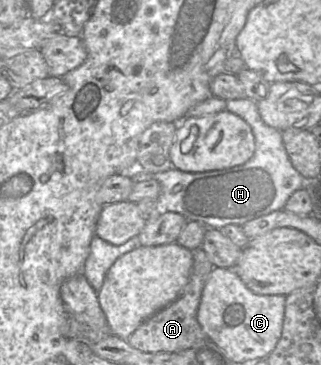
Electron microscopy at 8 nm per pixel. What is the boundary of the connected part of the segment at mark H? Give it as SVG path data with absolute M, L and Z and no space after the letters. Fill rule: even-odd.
M247 97L227 100L226 110L240 116L252 129L255 138L255 152L246 163L228 169L201 173L183 172L177 168L164 172L148 173L137 161L131 167L123 170L120 175L131 178L133 182L157 180L161 186L161 191L156 202L157 208L162 213L176 212L184 216L187 221L197 221L212 229L221 229L230 224L242 226L250 220L282 210L289 197L296 190L301 189L304 183L304 178L293 167L289 159L283 143L282 132L265 124L259 114L257 102Z

